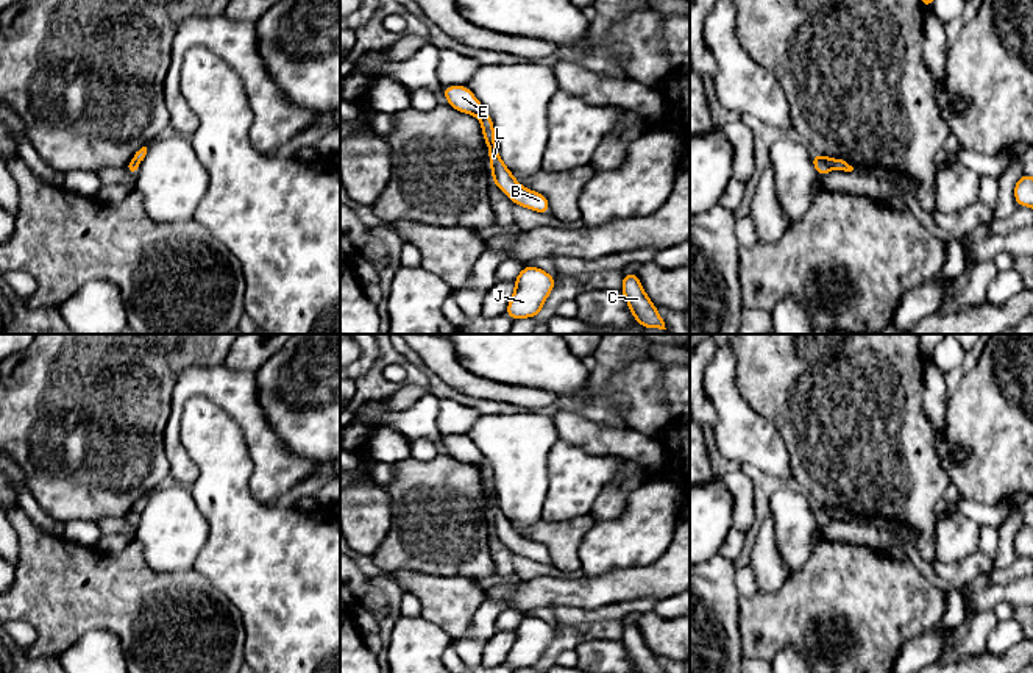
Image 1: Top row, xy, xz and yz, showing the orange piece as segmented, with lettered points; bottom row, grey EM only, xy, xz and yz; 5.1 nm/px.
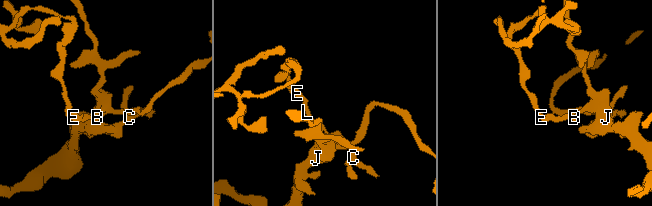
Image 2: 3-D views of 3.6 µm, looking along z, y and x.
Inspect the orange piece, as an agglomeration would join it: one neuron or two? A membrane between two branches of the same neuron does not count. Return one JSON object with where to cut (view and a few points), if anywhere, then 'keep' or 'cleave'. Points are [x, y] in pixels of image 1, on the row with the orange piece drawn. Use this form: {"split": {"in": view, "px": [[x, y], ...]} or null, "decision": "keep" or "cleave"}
{"split": {"in": "yz", "px": [[816, 155], [830, 167]]}, "decision": "cleave"}

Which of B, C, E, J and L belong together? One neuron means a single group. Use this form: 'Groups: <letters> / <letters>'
Groups: B C J L / E

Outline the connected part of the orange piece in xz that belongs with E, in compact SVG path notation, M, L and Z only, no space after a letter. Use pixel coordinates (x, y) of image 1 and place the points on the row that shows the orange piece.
M443 86L442 92L448 100L449 106L459 112L471 114L479 119L484 117L485 109L468 86Z

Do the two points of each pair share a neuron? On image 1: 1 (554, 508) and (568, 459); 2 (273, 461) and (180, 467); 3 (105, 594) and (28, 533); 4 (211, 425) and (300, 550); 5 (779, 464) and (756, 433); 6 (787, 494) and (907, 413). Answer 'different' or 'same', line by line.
1: same
2: same
3: same
4: same
5: same
6: different

